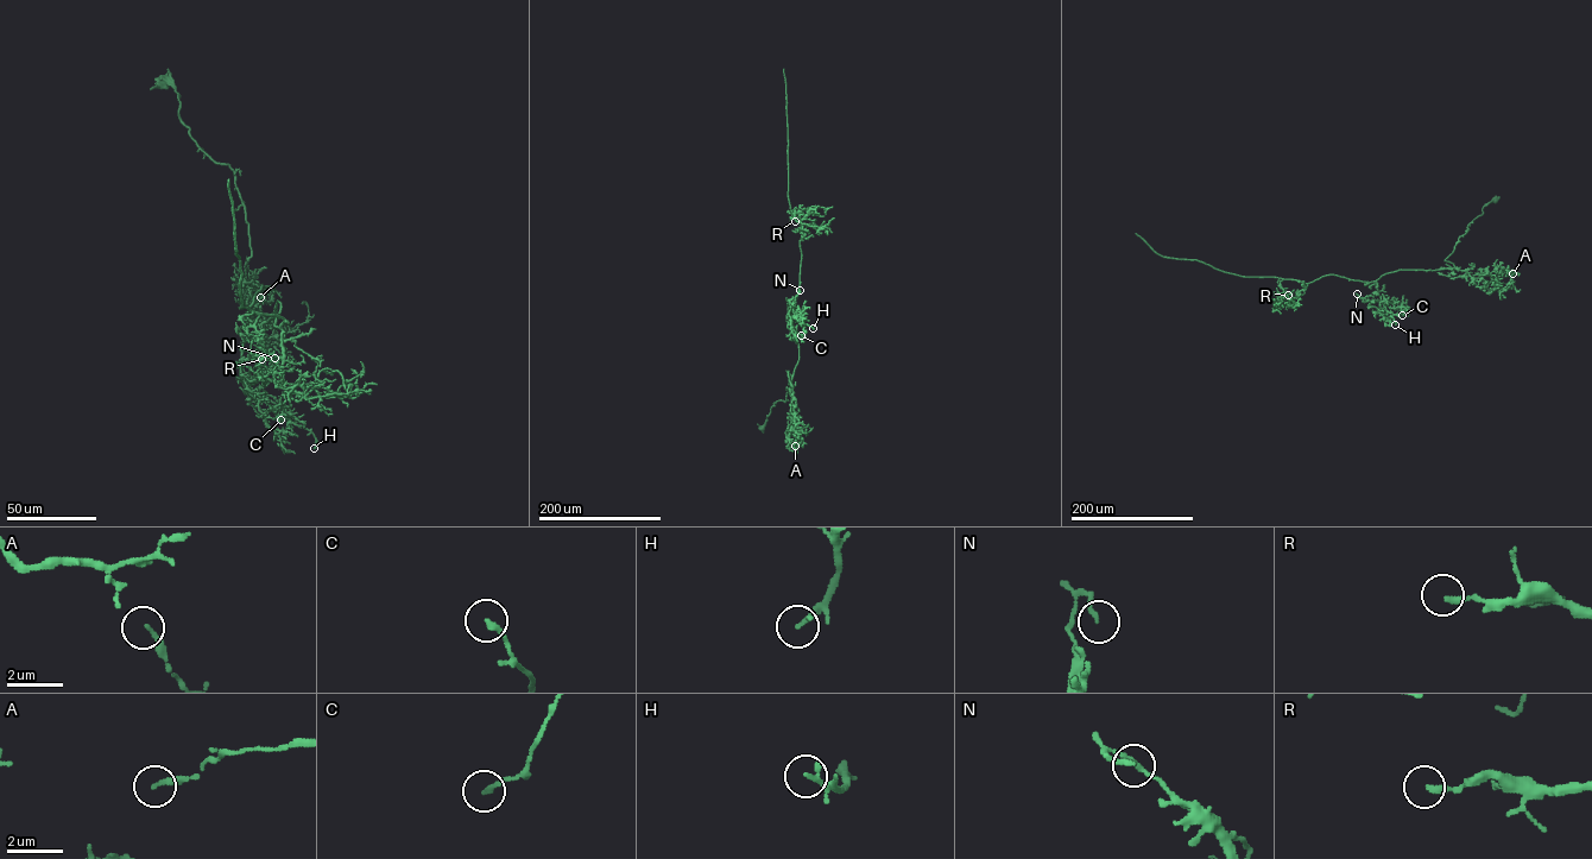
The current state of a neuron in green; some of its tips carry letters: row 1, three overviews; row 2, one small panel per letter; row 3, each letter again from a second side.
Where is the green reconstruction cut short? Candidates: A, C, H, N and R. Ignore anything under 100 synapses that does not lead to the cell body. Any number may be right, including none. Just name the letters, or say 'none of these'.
none of these

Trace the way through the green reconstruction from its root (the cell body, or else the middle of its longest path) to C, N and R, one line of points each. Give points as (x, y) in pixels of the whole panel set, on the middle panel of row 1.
C: (762, 428), (774, 404), (785, 400), (798, 360), (790, 309), (791, 327), (802, 339), (801, 335)
N: (762, 428), (774, 404), (785, 400), (798, 360), (790, 309), (788, 313), (800, 290)
R: (762, 428), (774, 404), (785, 400), (798, 360), (790, 311), (800, 284), (797, 213), (795, 221)

